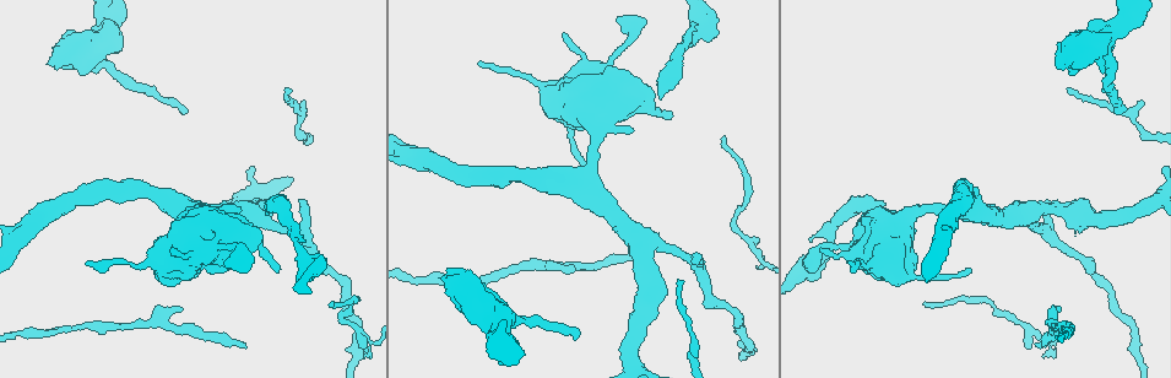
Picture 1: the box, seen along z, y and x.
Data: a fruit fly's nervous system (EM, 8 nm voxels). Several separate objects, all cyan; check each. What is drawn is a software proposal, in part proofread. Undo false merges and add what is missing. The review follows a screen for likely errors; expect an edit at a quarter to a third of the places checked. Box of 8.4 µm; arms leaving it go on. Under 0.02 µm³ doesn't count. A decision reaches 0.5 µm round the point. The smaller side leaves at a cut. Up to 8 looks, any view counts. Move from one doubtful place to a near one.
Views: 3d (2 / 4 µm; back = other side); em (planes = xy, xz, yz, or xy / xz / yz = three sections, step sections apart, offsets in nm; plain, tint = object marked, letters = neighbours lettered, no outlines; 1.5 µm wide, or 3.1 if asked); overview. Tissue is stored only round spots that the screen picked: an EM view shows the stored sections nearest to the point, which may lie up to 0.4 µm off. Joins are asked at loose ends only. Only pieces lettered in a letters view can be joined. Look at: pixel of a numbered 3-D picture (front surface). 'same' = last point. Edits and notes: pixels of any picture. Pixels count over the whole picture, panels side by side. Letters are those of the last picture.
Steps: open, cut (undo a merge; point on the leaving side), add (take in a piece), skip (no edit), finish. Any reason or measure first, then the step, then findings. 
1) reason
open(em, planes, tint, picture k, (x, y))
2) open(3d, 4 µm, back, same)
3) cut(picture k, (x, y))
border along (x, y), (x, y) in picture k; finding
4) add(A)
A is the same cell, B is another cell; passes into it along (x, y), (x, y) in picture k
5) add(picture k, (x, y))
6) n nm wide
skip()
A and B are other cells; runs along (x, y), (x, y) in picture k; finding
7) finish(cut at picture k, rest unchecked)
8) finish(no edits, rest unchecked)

free end
open(em, xz, step 4, tint, picture 1, (671, 119))

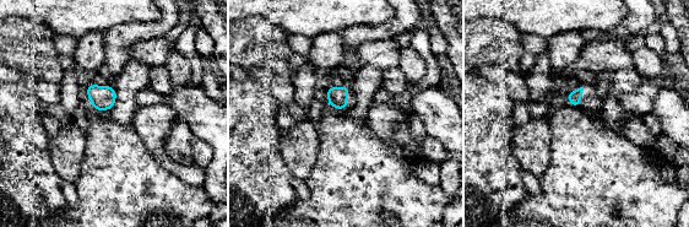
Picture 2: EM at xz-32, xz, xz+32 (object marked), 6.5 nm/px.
another direction
open(em, planes, letters, same)

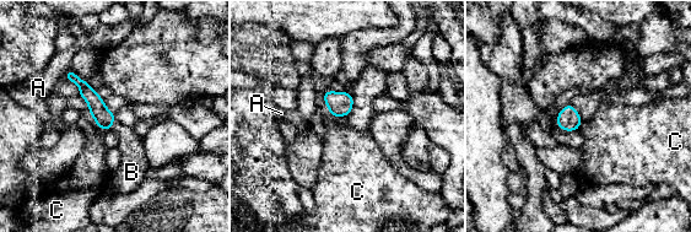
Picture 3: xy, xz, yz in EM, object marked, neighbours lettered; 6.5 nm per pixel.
120 nm wide
add(B)
B is the same cell, A and C are other cells; passes into it along (103, 117), (112, 124), (130, 145) in picture 3; it goes on there

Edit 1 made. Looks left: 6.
open(overview)

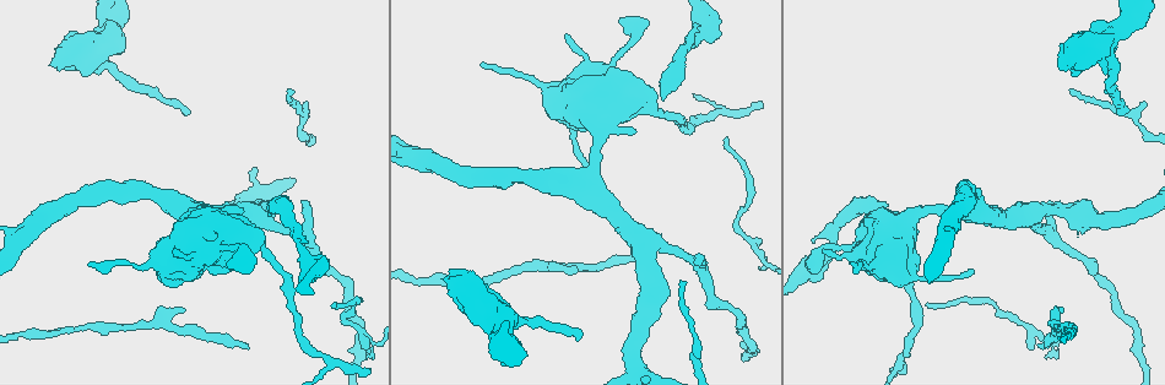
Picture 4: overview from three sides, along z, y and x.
an open end
open(em, xz, step 8, tint, picture 4, (60, 70))

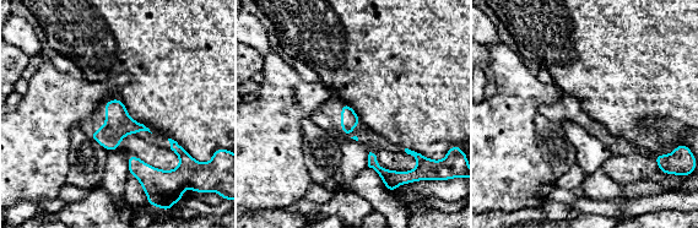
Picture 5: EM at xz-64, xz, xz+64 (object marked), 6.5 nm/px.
open(em, planes, letters, same)

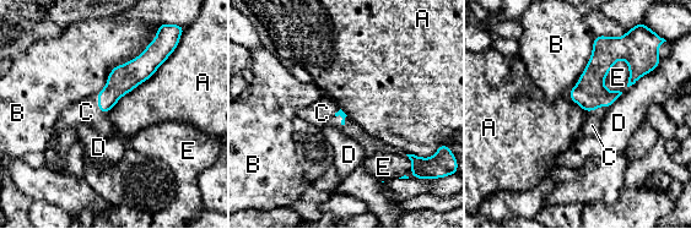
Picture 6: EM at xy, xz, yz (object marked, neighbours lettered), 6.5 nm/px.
A touches over 600 nm
add(C)
C is the same cell, A, B, D and E are other cells; it goes on there

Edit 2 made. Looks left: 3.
finish(add at picture 3, add at picture 6, rest unchecked)

